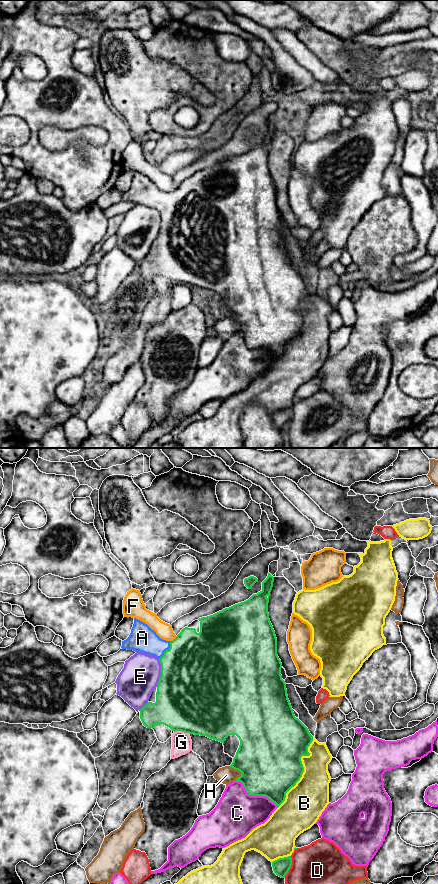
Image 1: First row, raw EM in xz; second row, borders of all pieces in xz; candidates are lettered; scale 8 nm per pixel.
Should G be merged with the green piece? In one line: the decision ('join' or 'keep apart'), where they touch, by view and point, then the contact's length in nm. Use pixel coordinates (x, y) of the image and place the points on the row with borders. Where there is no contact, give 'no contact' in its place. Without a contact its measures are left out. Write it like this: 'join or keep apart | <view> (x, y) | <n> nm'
keep apart | xz (182, 731) | 130 nm

